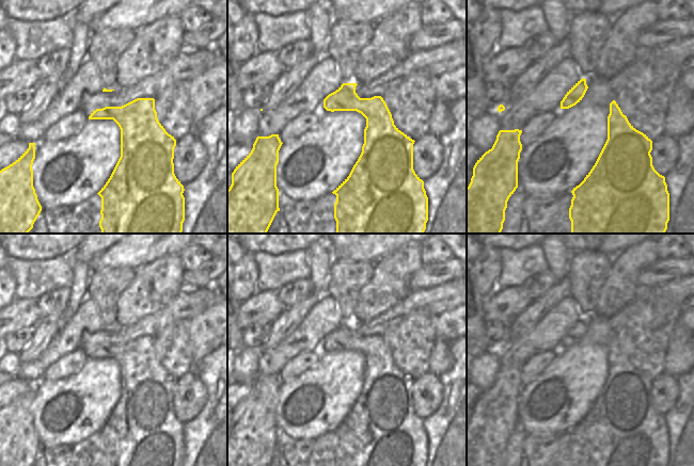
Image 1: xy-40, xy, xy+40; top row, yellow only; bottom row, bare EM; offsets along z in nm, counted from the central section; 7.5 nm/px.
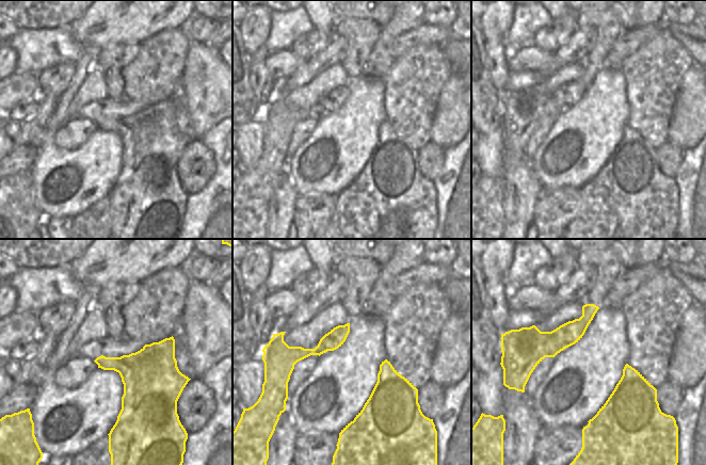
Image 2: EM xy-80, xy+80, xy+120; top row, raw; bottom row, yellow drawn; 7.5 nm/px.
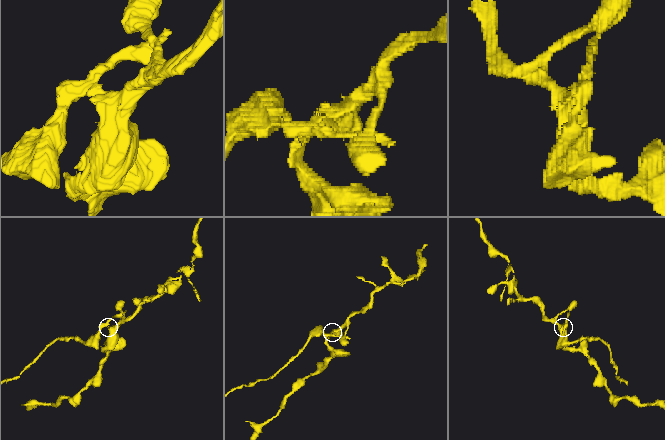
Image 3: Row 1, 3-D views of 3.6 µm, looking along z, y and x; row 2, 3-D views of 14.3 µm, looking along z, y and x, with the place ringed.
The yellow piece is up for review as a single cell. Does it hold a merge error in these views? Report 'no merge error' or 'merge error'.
merge error

